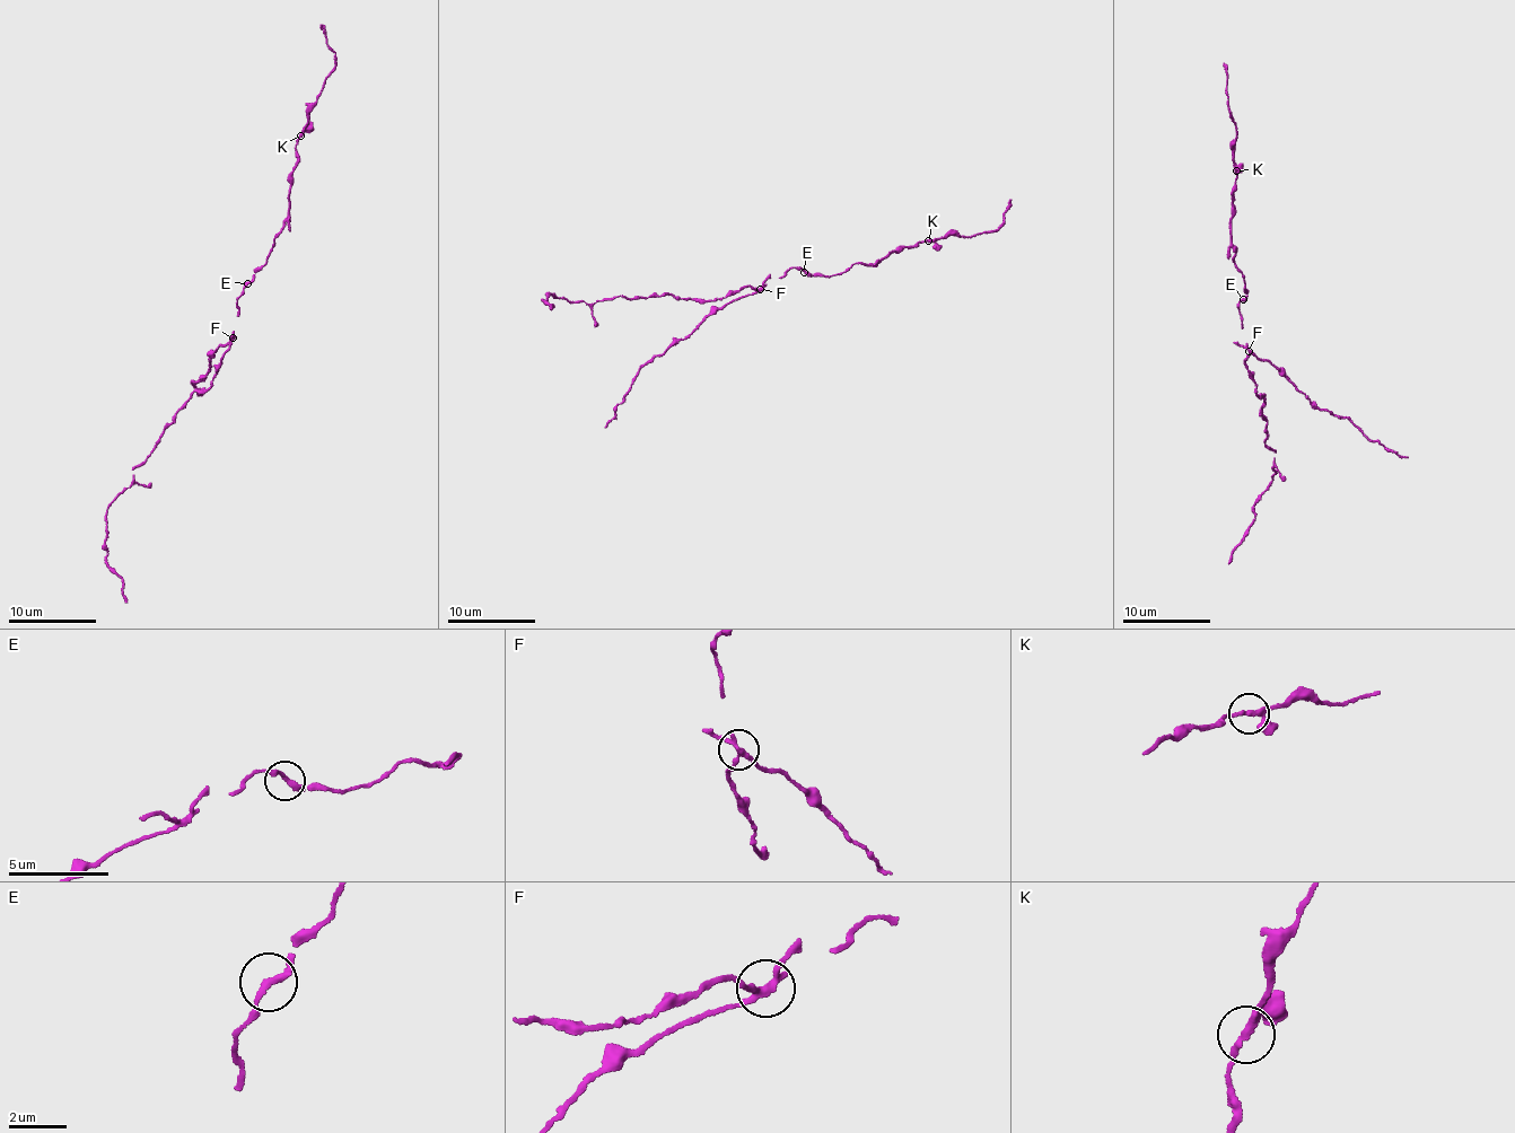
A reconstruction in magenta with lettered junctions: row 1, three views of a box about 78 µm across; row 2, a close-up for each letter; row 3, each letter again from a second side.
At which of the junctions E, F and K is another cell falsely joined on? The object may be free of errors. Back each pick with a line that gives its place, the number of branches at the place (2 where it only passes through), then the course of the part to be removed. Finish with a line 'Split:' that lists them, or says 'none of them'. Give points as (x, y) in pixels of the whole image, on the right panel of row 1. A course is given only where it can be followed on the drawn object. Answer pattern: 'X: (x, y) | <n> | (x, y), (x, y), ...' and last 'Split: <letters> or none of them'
F: (1249, 351) | 3 | (1249, 352), (1278, 370), (1308, 402), (1353, 422), (1369, 438), (1409, 457)
Split: F

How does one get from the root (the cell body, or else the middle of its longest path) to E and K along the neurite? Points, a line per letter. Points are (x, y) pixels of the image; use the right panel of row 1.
E: (1242, 327), (1238, 306), (1244, 299)
K: (1242, 327), (1238, 306), (1245, 298), (1245, 281), (1234, 262), (1236, 247), (1231, 242), (1236, 170)

